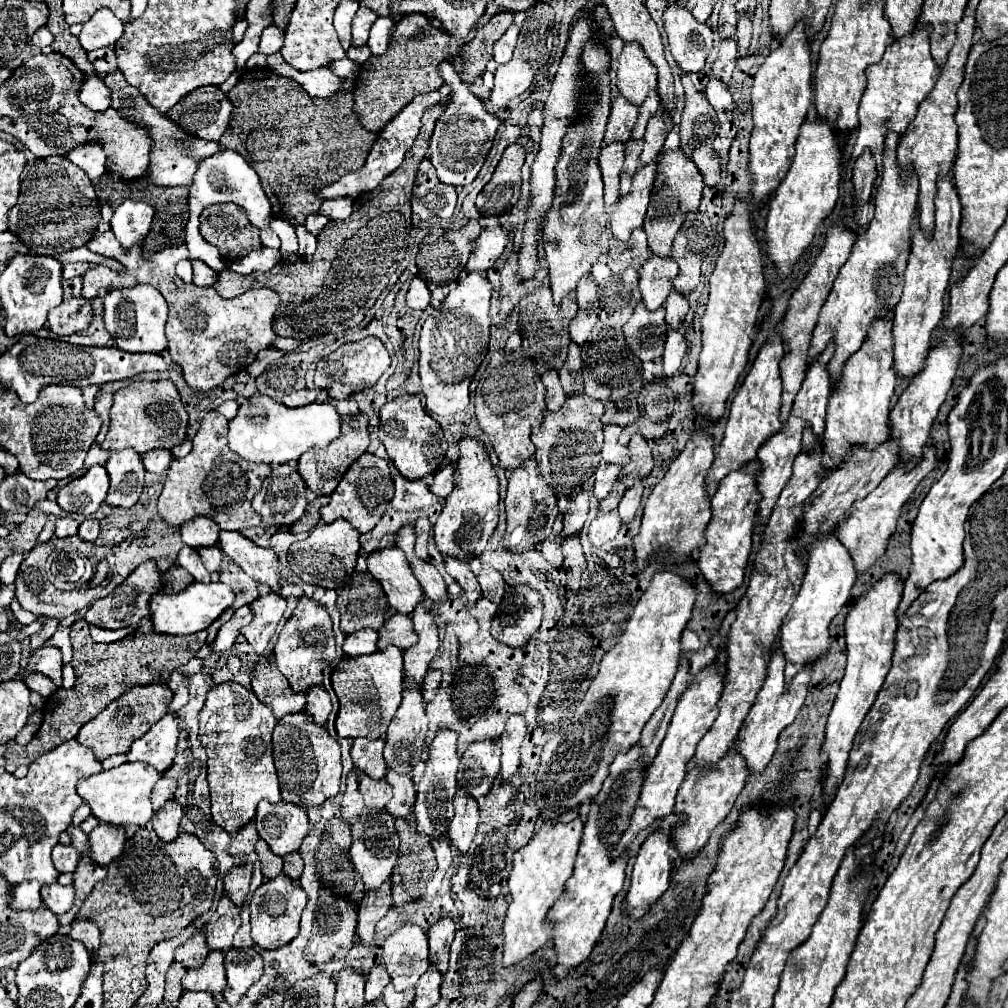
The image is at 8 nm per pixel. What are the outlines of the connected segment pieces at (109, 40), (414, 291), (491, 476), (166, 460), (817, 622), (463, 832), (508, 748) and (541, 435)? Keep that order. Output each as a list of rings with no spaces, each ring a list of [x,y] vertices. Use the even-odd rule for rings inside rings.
[[[100,8],[84,26],[82,26],[79,40],[82,48],[87,52],[114,46],[122,36],[124,24],[108,10]]]
[[[414,278],[414,280],[410,282],[410,290],[408,290],[408,294],[406,294],[406,304],[408,304],[410,308],[426,310],[426,308],[430,306],[430,300],[432,300],[432,296],[430,296],[430,290],[428,290],[426,282],[420,280],[420,278]]]
[[[478,440],[460,442],[460,460],[454,470],[454,490],[448,494],[442,514],[434,524],[434,542],[442,554],[454,556],[468,564],[480,558],[496,524],[498,524],[498,476],[490,464],[488,452]]]
[[[156,448],[156,450],[150,450],[148,454],[142,454],[142,462],[146,466],[148,472],[162,472],[170,466],[172,462],[172,452],[170,450],[164,450],[164,448]]]
[[[834,532],[830,534],[816,534],[816,540],[808,552],[806,576],[802,588],[782,622],[782,650],[786,654],[786,680],[790,678],[808,662],[814,662],[830,648],[830,634],[828,626],[832,618],[840,612],[840,608],[850,598],[850,588],[856,582],[856,568],[854,560],[848,554],[848,548],[838,540]]]
[[[460,790],[454,798],[454,818],[448,830],[450,844],[456,850],[466,852],[476,836],[476,828],[478,828],[478,804],[464,790]]]
[[[512,716],[506,724],[506,730],[502,732],[498,744],[502,748],[502,770],[500,770],[500,780],[508,778],[508,774],[514,774],[518,770],[520,762],[520,744],[526,734],[526,722],[522,716]]]
[[[586,394],[568,398],[558,412],[546,412],[540,428],[532,430],[532,442],[536,446],[536,462],[542,478],[554,490],[556,498],[572,500],[580,494],[582,484],[592,478],[596,466],[600,464],[602,450],[602,422],[600,416],[604,406]],[[582,452],[582,454],[570,454]]]

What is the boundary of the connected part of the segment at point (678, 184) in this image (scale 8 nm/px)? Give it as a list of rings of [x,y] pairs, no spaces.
[[[666,152],[656,158],[658,172],[656,172],[656,182],[654,182],[654,192],[650,198],[648,214],[644,220],[644,232],[648,234],[648,246],[652,254],[656,256],[670,256],[674,236],[682,228],[686,216],[690,212],[698,212],[700,200],[702,200],[702,174],[698,172],[696,164],[684,154],[684,152]]]

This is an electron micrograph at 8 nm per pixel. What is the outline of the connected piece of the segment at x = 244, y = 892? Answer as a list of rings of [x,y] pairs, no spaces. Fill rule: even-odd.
[[[242,864],[232,868],[226,878],[224,878],[224,888],[228,892],[228,898],[236,904],[242,906],[246,902],[248,896],[248,886],[250,886],[250,878],[252,878],[252,868],[250,864]]]

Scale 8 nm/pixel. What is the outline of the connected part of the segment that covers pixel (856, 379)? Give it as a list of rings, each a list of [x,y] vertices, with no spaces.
[[[874,318],[862,348],[844,362],[842,374],[836,380],[828,400],[826,430],[822,436],[824,446],[822,466],[828,468],[828,472],[832,472],[844,460],[852,444],[864,444],[866,448],[872,448],[888,438],[888,414],[894,386],[896,386],[896,370],[894,370],[892,320]]]

